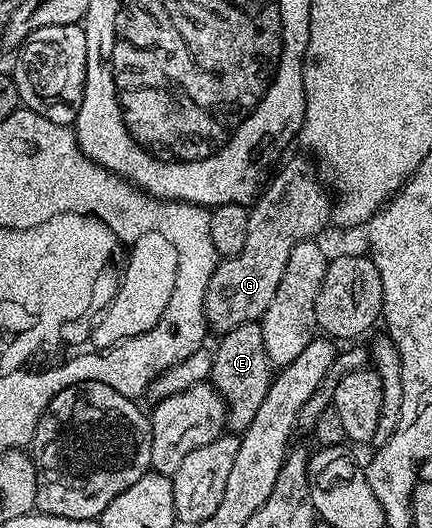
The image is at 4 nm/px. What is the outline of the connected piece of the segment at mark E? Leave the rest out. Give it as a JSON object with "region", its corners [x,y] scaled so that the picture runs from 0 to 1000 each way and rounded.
{"region":[[[579,608],[558,619],[539,619],[505,640],[484,722],[525,769],[523,811],[532,818],[560,822],[576,801],[586,801],[586,786],[595,786],[623,741],[630,712],[632,693],[613,665],[606,614]]]}

